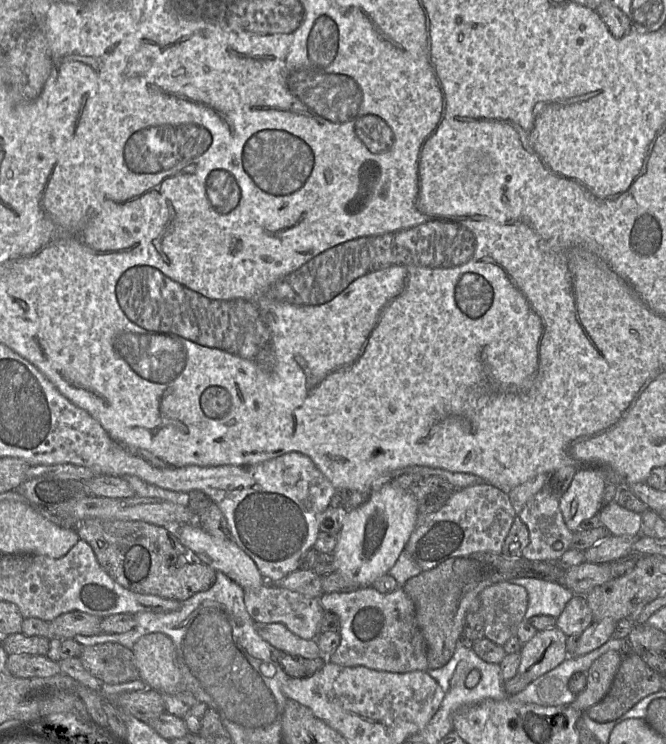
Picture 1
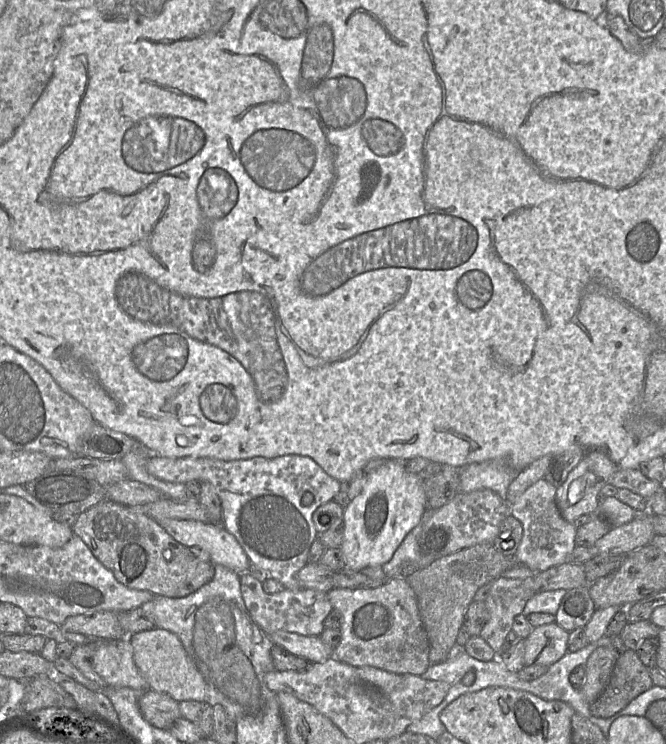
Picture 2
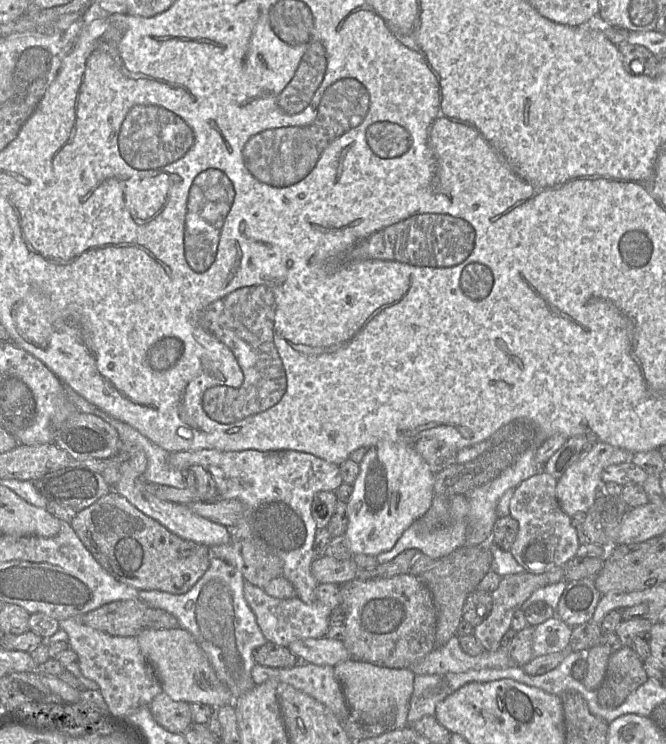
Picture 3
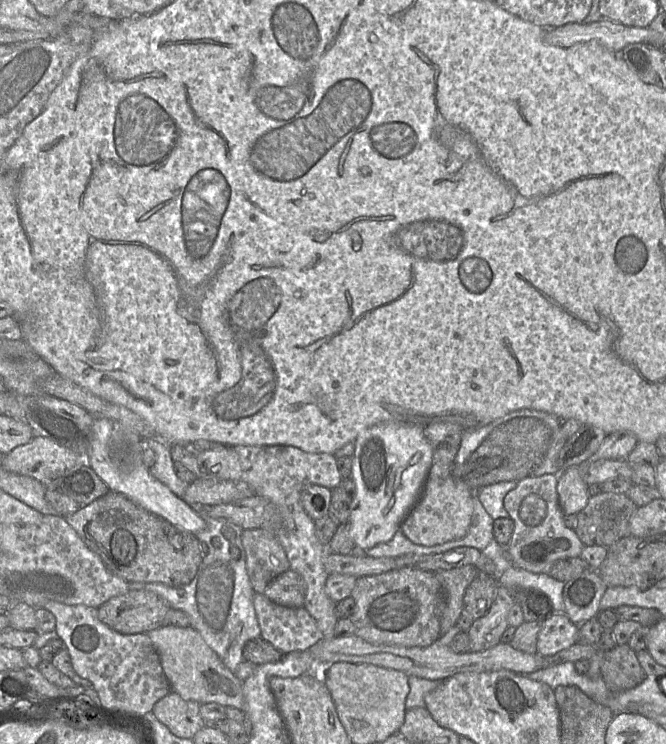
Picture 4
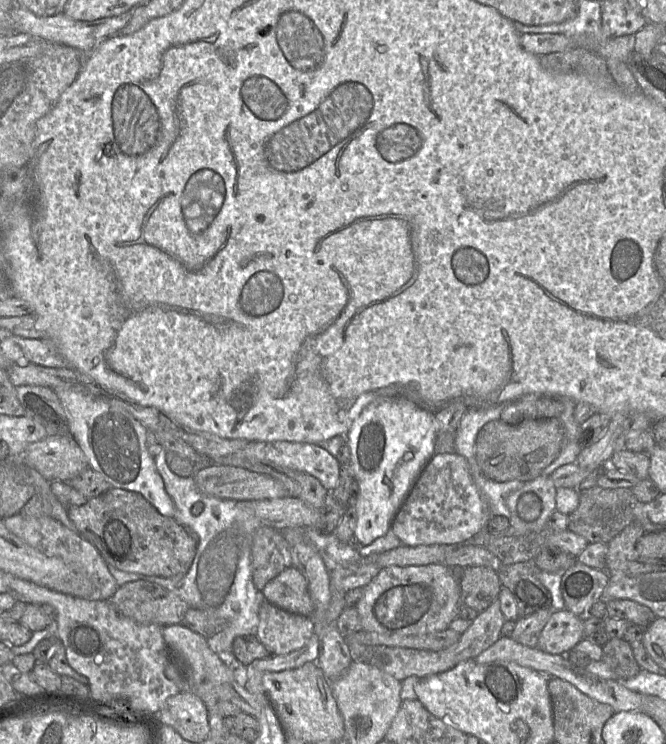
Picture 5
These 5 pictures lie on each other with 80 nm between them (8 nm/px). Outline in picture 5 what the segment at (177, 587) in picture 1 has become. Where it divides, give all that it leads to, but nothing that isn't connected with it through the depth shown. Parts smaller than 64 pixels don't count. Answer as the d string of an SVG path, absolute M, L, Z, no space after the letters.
M111 488L80 506L68 507L68 518L72 528L99 551L106 564L121 571L147 576L173 577L186 573L196 554L196 541L188 531L173 518L160 514L135 492Z

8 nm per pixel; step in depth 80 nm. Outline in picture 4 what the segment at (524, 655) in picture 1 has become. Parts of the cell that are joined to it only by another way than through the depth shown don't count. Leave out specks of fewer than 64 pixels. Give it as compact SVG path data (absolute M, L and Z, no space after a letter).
M554 612L542 622L537 639L537 654L551 657L577 643L579 625L574 624L564 613Z

